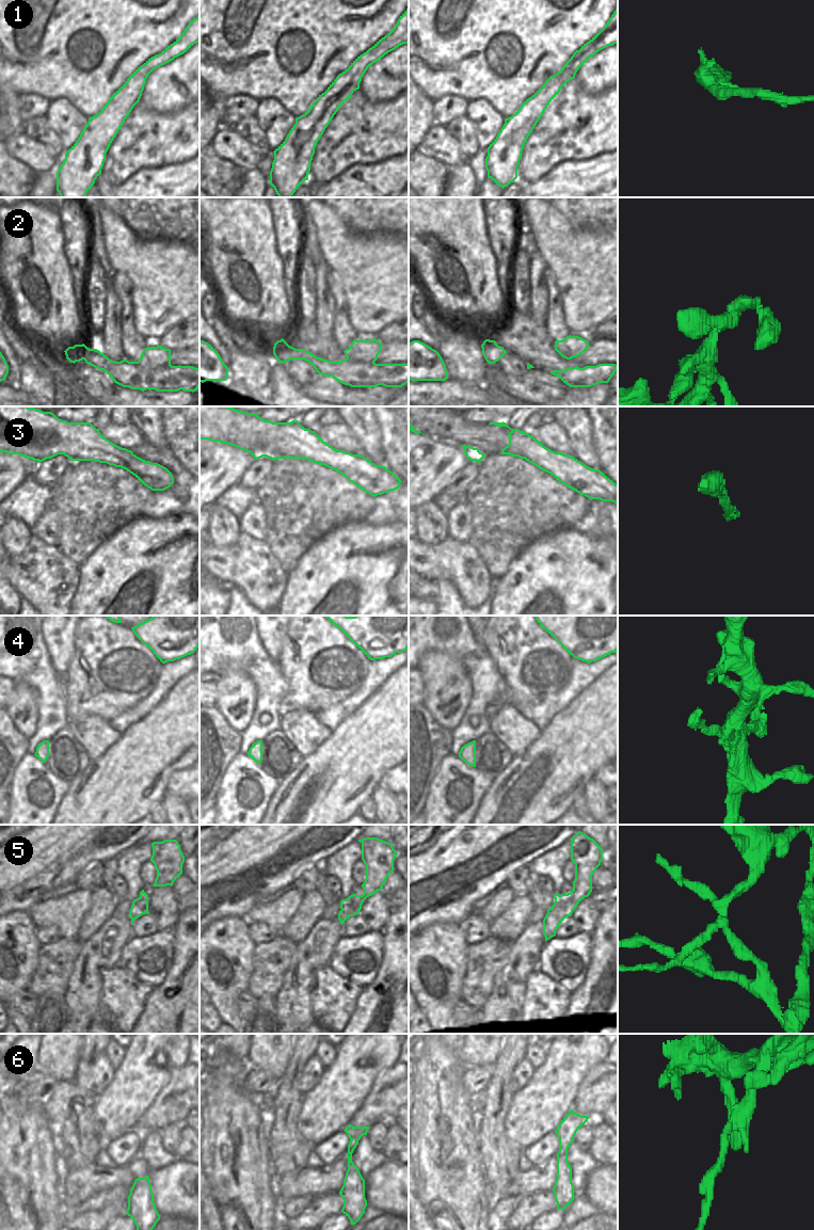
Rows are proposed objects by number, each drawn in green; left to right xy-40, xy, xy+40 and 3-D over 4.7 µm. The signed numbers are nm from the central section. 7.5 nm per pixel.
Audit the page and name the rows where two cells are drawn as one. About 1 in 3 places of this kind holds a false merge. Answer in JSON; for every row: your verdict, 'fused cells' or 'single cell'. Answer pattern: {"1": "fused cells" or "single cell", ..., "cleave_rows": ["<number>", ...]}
{"1": "fused cells", "2": "fused cells", "3": "single cell", "4": "single cell", "5": "fused cells", "6": "fused cells", "cleave_rows": ["1", "2", "5", "6"]}

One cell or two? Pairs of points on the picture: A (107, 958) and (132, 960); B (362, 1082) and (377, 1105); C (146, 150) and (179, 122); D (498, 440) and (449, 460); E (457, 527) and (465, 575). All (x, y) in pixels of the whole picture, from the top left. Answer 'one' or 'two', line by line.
A: two
B: two
C: one
D: two
E: two

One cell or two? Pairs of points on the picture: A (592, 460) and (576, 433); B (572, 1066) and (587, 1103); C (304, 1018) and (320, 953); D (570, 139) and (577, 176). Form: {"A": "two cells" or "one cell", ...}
{"A": "one cell", "B": "two cells", "C": "one cell", "D": "two cells"}

